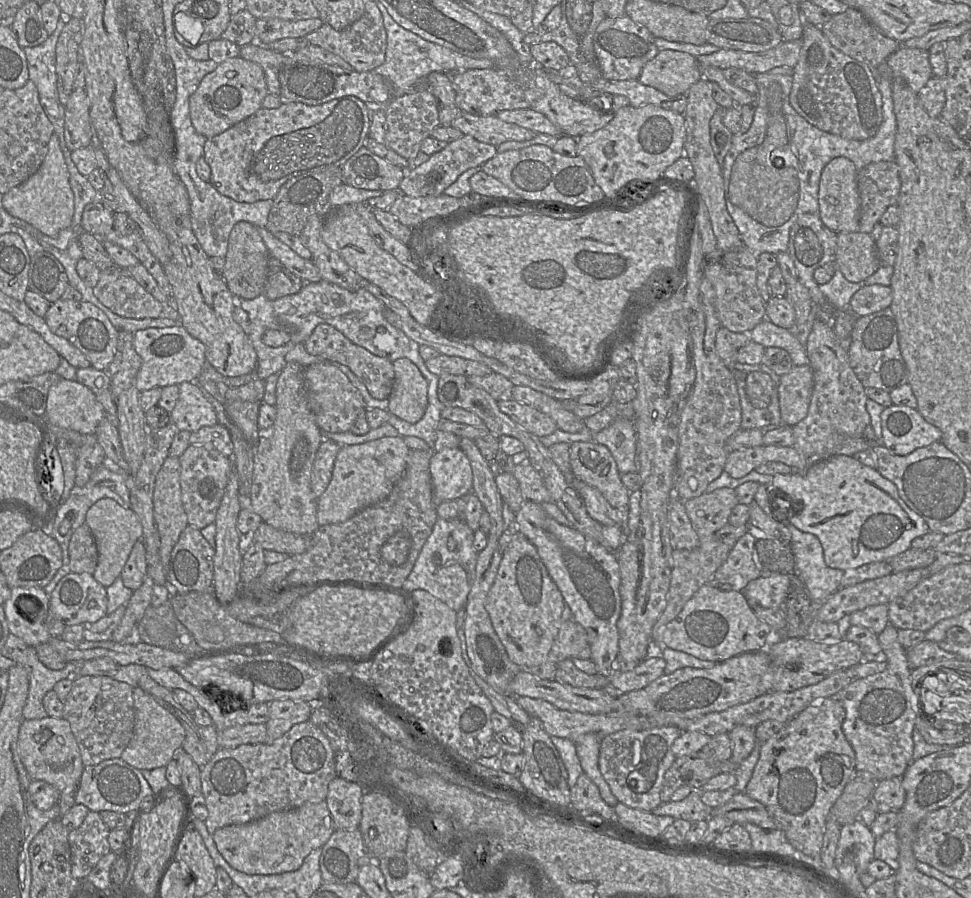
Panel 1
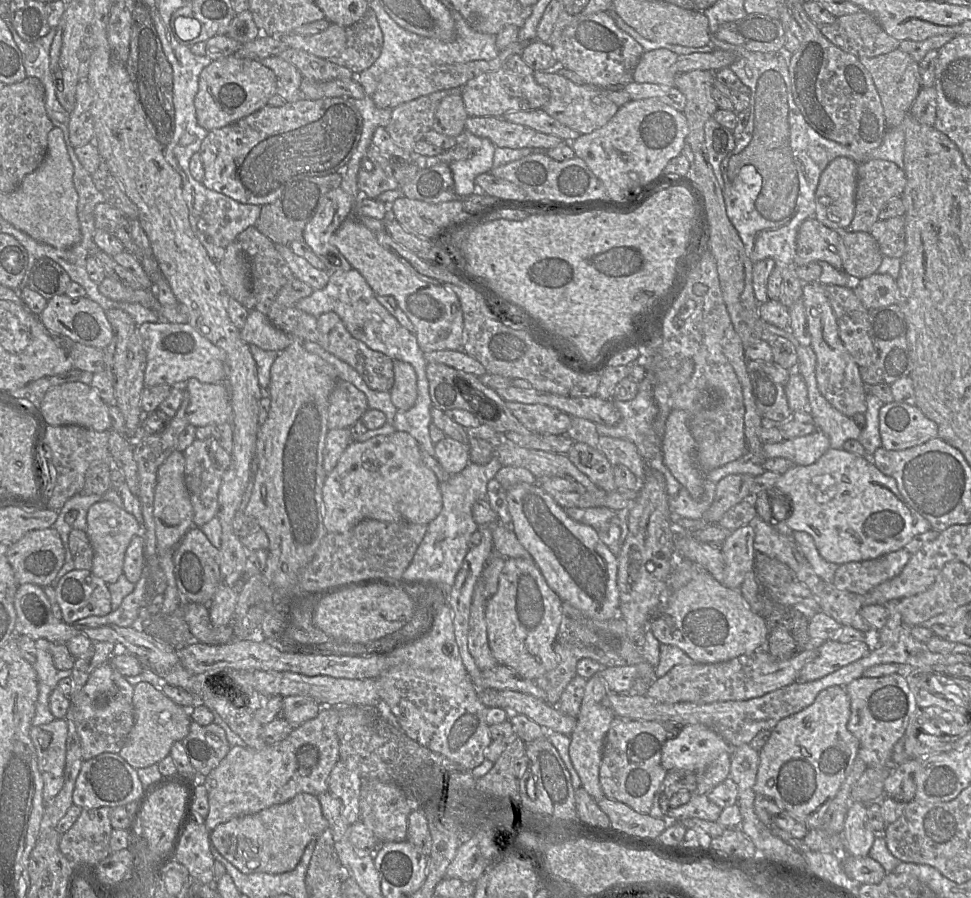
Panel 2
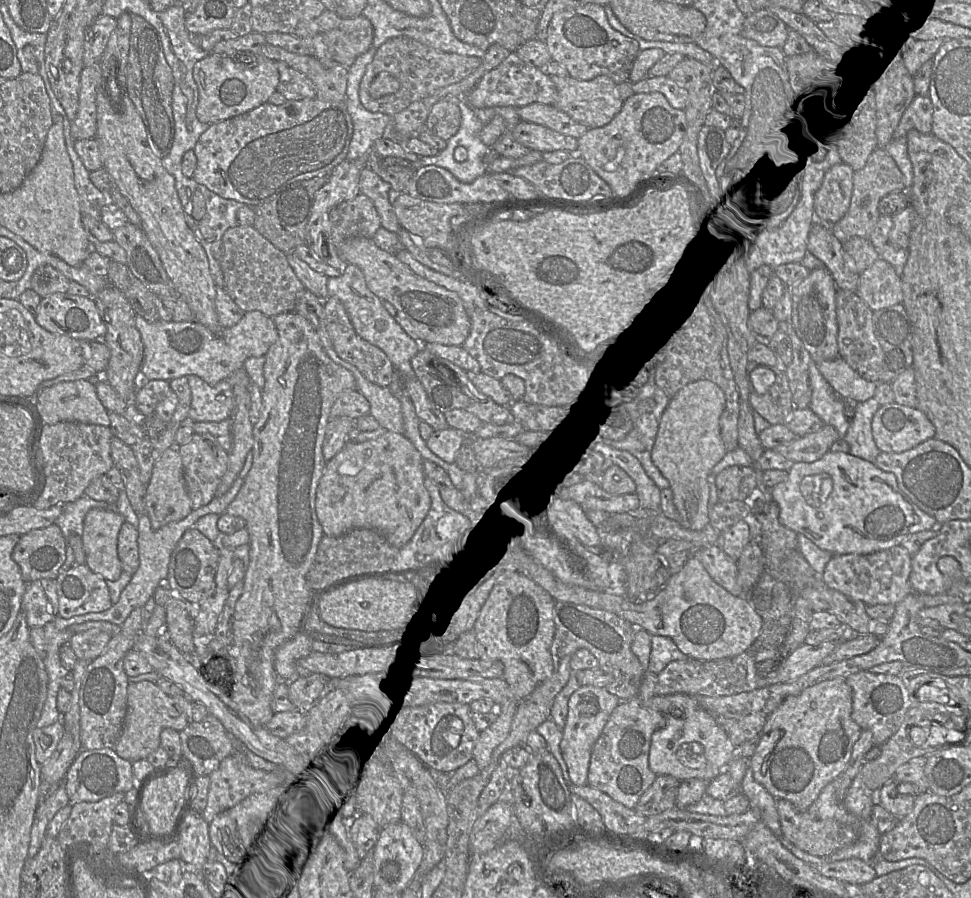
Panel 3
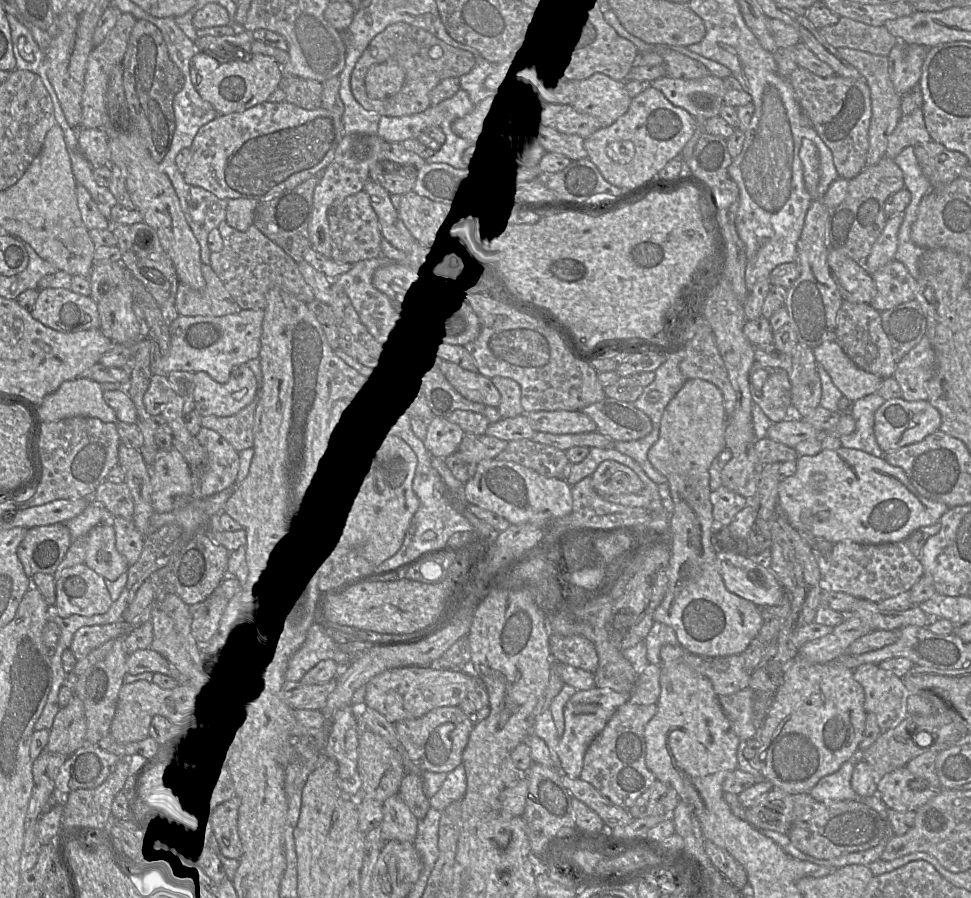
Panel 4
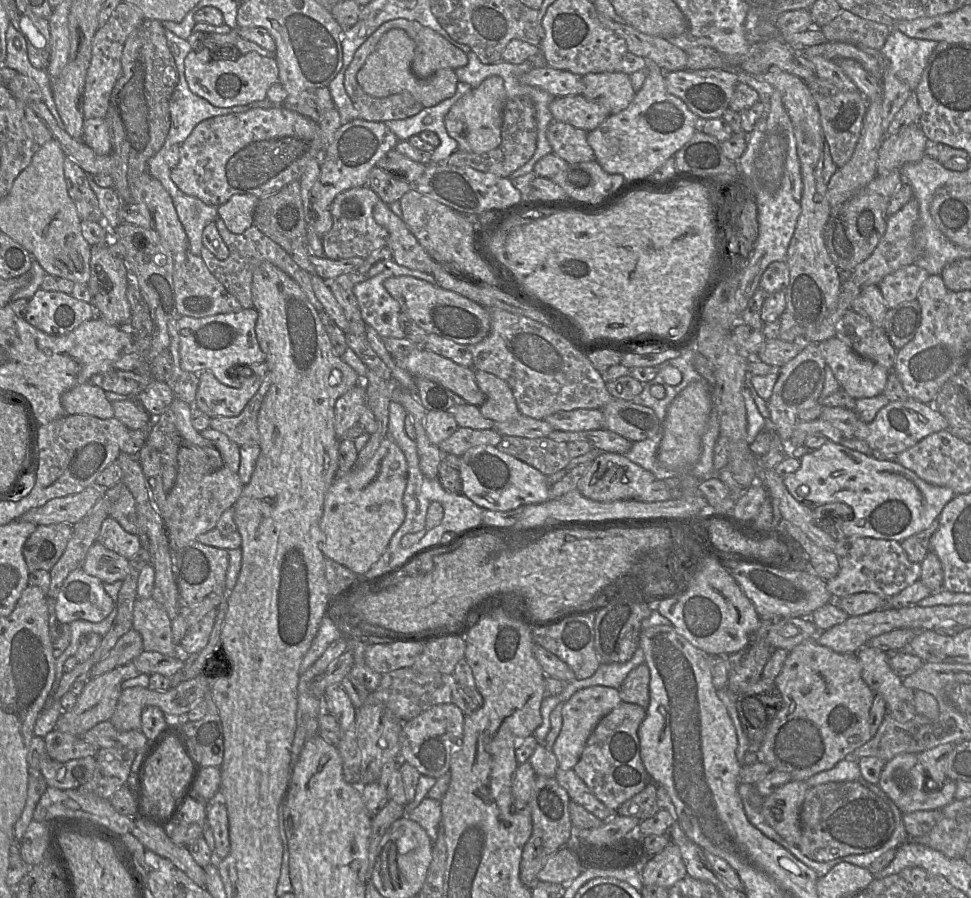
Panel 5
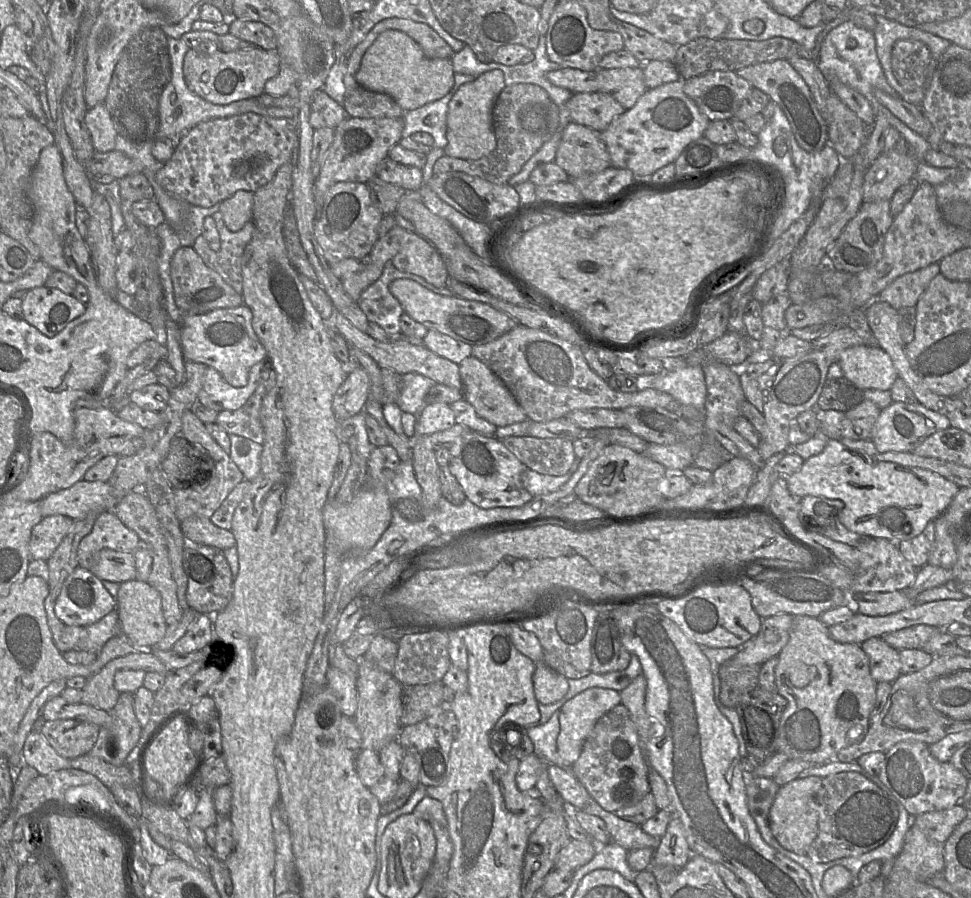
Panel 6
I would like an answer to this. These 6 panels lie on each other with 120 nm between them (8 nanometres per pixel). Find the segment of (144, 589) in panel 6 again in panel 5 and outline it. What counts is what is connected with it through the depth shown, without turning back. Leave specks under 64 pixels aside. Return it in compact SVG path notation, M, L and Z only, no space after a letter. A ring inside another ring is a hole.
M152 597L135 600L132 628L142 636L143 651L156 651L171 657L183 656L179 645L173 642L171 622L162 605Z

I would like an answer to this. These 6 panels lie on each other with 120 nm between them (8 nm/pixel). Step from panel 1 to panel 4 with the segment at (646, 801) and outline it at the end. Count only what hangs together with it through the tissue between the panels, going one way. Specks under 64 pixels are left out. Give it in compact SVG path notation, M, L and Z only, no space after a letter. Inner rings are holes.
M625 703L612 715L601 733L588 747L580 779L590 783L615 805L629 809L653 783L655 775L645 764L644 729L657 711L656 704Z

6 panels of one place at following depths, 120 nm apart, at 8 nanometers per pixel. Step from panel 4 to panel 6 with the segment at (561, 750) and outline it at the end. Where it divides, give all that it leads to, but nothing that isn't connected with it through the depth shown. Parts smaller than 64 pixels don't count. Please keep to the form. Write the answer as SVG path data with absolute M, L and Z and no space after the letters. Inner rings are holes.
M593 687L568 700L559 710L559 734L556 747L566 768L570 768L578 759L583 744L597 721L608 711L621 703L620 693L613 689Z

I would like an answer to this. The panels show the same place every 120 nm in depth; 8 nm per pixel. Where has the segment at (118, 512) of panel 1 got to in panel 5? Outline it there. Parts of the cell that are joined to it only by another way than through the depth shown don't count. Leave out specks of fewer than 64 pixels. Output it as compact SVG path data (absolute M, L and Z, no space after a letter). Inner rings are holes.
M96 541L89 548L82 569L103 583L114 583L127 576L129 560Z

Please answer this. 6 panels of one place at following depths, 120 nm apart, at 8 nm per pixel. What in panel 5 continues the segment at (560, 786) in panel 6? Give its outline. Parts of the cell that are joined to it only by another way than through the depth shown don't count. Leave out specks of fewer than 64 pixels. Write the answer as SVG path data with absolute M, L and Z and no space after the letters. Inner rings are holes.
M557 768L555 779L566 790L571 801L581 805L601 821L608 821L616 814L598 800L573 770Z

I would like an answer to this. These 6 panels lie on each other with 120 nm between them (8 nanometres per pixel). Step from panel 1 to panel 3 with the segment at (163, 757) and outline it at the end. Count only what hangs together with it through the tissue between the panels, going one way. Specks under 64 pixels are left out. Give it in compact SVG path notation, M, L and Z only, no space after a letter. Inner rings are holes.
M150 681L129 683L126 704L121 735L114 751L119 757L130 762L145 760L160 747L160 734L164 728L172 728L180 732L193 722L193 702L186 695L169 696L156 683Z

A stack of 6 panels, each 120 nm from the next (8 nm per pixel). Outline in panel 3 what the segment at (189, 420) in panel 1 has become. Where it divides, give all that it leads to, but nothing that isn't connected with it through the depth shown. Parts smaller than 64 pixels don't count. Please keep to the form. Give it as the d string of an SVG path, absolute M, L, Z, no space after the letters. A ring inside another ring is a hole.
M196 375L187 377L192 393L188 417L195 422L221 422L231 417L234 396L227 380L210 385Z

